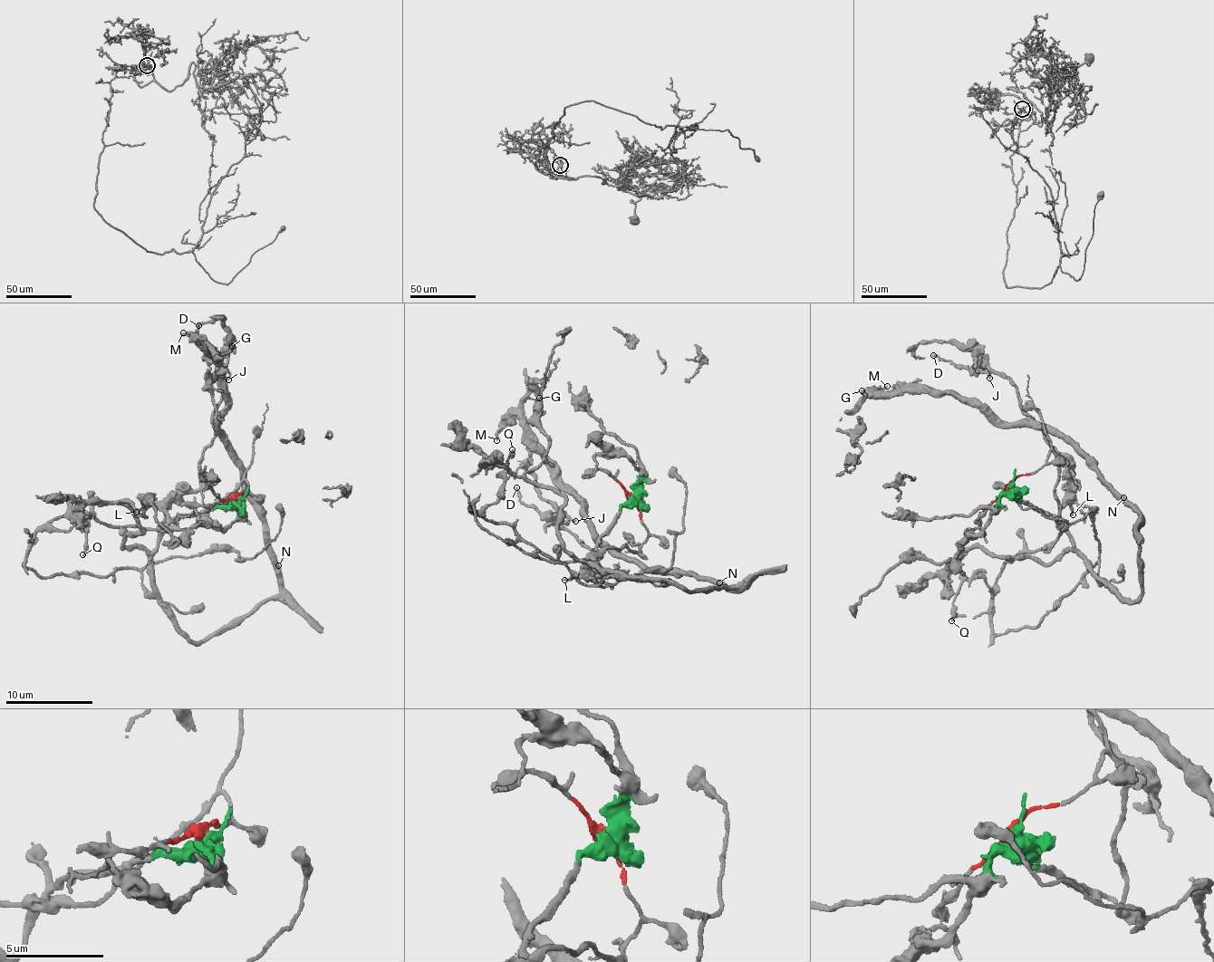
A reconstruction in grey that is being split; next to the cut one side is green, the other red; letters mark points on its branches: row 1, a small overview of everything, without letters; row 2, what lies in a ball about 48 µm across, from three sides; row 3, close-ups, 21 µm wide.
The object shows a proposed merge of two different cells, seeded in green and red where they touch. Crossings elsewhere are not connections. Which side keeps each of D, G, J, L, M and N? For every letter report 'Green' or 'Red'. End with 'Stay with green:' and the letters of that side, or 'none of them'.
D: Green
G: Green
J: Green
L: Green
M: Green
N: Green
Stay with green: D, G, J, L, M, N

